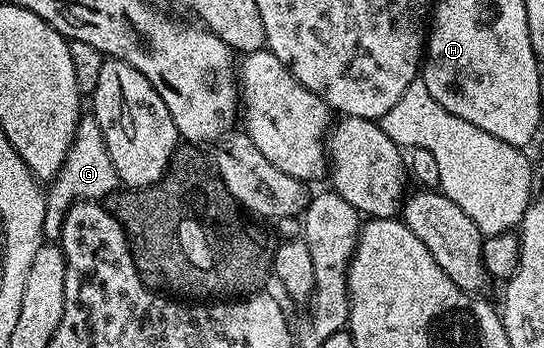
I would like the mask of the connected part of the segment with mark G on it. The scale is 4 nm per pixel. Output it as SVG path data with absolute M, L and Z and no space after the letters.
M94 117L80 118L78 125L75 126L75 136L69 153L58 175L50 180L49 190L46 192L44 236L51 241L58 240L59 233L63 230L63 219L74 203L106 200L107 196L119 186L119 174L117 169L113 169L113 161L109 157L109 149L105 145L97 121Z

